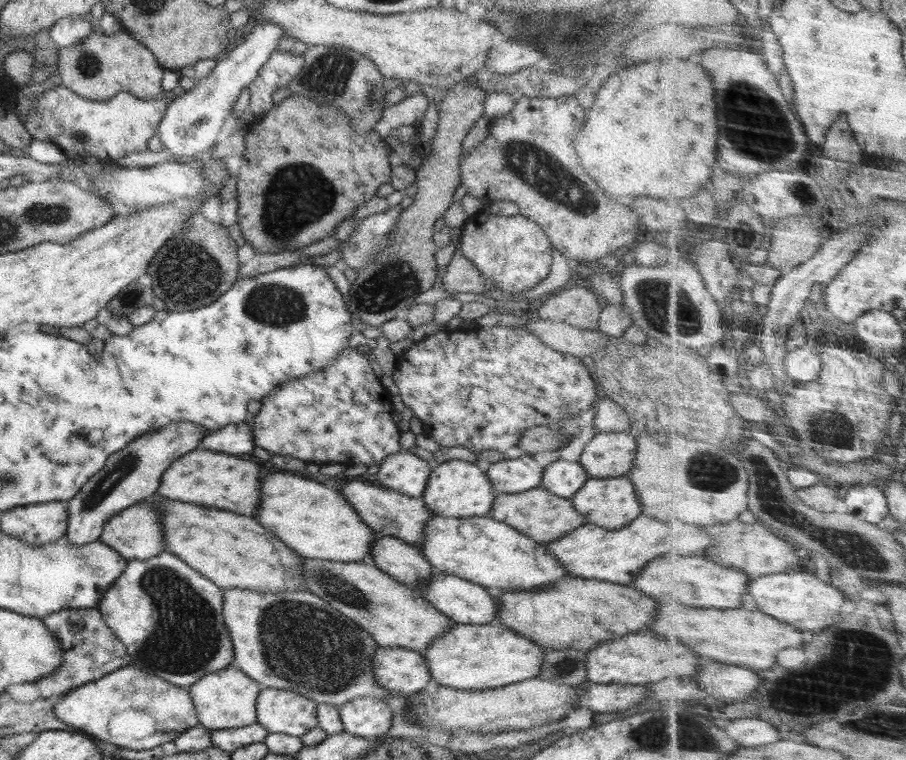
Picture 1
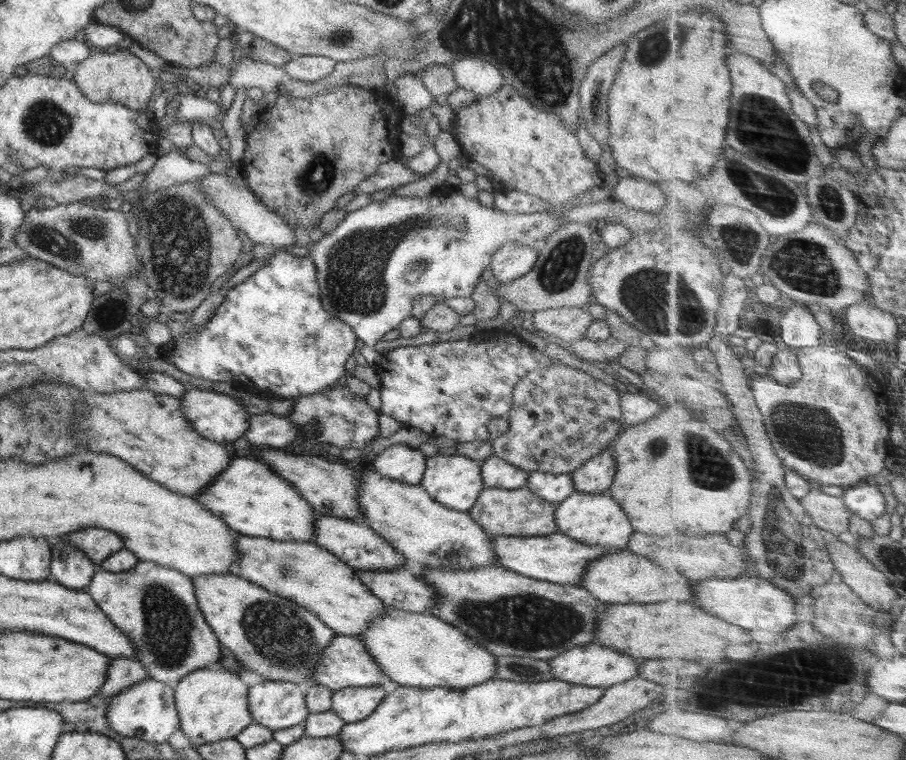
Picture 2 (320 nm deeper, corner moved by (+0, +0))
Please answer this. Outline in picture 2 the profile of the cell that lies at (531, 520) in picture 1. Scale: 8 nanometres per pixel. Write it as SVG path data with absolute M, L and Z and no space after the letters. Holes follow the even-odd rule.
M526 486L519 489L485 487L480 491L474 506L468 511L472 521L492 536L533 537L546 536L557 531L556 504L534 494Z

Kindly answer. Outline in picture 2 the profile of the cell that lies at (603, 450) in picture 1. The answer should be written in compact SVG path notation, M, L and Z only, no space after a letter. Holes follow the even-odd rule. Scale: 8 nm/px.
M608 448L586 460L580 468L573 470L570 475L575 490L590 494L606 492L614 482L617 471L613 456L612 448Z

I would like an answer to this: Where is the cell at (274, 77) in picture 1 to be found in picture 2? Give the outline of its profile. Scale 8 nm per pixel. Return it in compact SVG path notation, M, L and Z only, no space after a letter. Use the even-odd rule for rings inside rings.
M294 55L283 69L292 79L313 83L328 76L334 70L335 63L327 56Z

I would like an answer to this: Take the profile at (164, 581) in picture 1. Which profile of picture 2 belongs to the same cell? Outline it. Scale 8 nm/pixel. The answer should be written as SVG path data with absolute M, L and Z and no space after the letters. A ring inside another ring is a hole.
M138 561L136 566L124 572L108 572L97 566L88 585L88 594L106 613L106 616L135 644L137 658L146 669L150 679L158 682L178 682L189 672L221 660L222 644L214 631L207 625L197 603L190 576L166 568L154 562Z

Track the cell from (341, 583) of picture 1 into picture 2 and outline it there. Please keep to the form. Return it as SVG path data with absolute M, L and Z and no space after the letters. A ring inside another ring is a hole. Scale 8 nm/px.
M238 534L235 536L235 550L239 553L230 573L295 602L315 614L338 635L358 637L369 627L374 617L390 610L360 582L356 569L312 542L281 541Z

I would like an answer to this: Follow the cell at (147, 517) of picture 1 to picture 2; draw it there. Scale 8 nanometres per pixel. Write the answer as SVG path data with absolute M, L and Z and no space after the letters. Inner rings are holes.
M82 528L68 535L62 535L60 539L71 542L73 546L86 554L96 566L99 566L113 552L124 549L124 543L120 536L103 528Z

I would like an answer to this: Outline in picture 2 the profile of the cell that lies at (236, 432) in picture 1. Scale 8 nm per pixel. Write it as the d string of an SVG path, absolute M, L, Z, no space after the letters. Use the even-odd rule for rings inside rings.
M268 412L249 415L249 427L245 435L252 445L282 450L294 442L299 429L288 417Z

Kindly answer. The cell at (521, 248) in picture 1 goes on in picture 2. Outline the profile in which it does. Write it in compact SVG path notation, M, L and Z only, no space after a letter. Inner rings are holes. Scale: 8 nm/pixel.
M506 243L492 255L489 268L501 283L525 276L535 266L540 250L522 247L518 243Z

